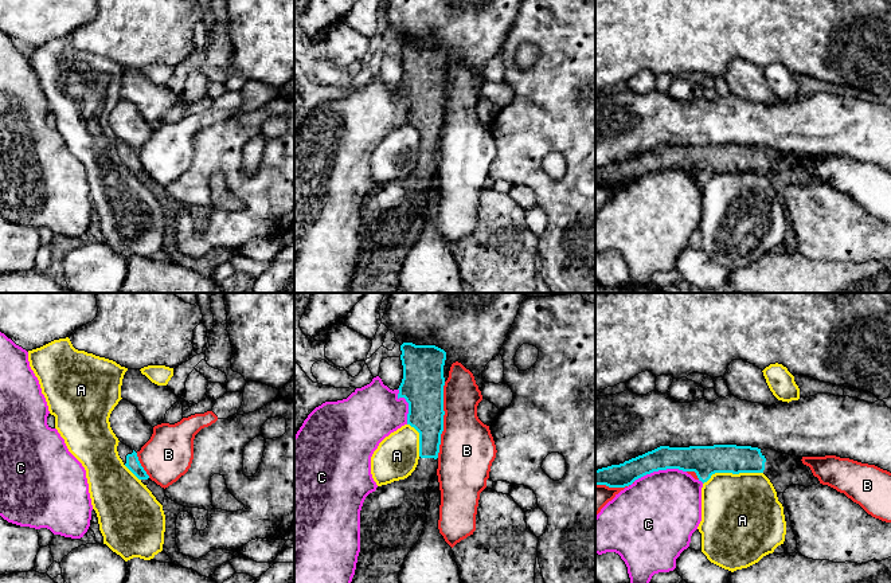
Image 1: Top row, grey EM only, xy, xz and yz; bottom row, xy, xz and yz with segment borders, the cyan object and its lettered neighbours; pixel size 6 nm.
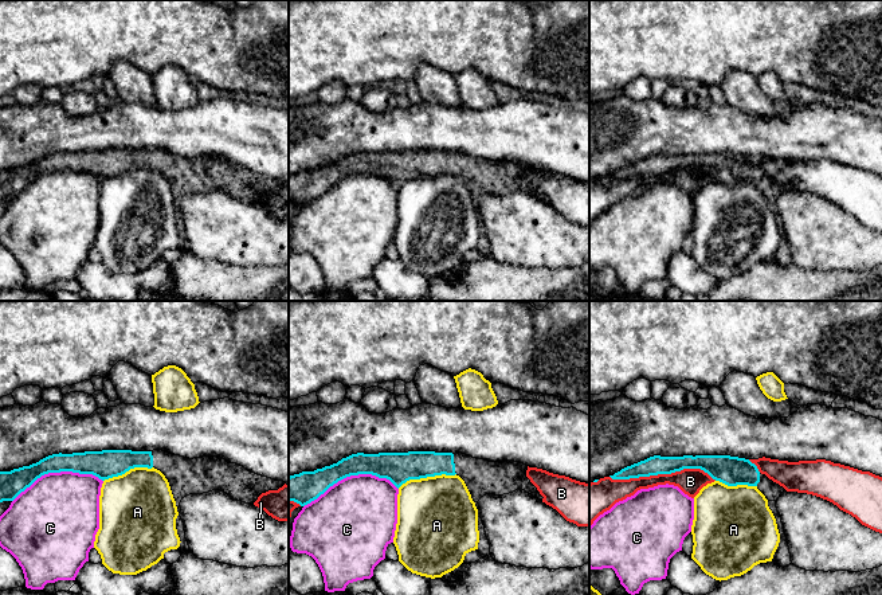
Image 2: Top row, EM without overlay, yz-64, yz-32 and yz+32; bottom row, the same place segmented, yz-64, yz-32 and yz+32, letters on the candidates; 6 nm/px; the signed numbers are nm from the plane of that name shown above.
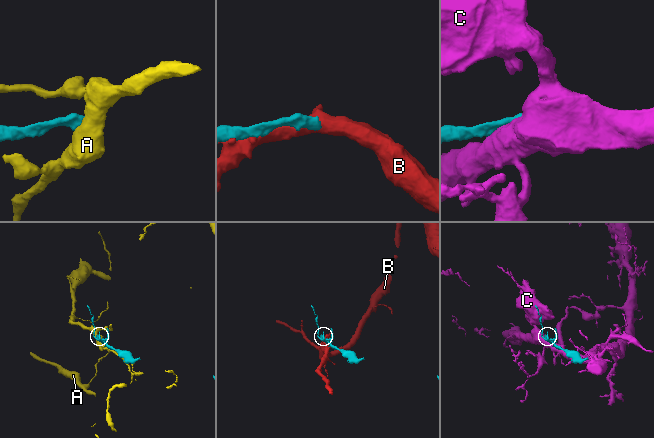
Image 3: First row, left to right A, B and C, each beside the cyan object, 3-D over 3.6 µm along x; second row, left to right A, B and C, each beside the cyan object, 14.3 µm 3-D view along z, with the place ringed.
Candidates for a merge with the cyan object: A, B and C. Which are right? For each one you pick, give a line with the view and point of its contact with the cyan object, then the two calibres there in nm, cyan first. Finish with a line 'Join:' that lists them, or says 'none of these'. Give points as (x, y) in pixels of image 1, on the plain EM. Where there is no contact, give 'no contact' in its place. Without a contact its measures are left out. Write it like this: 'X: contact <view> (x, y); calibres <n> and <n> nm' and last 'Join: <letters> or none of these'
Join: none of these

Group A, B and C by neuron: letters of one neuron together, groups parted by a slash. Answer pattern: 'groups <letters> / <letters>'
groups A / B / C

